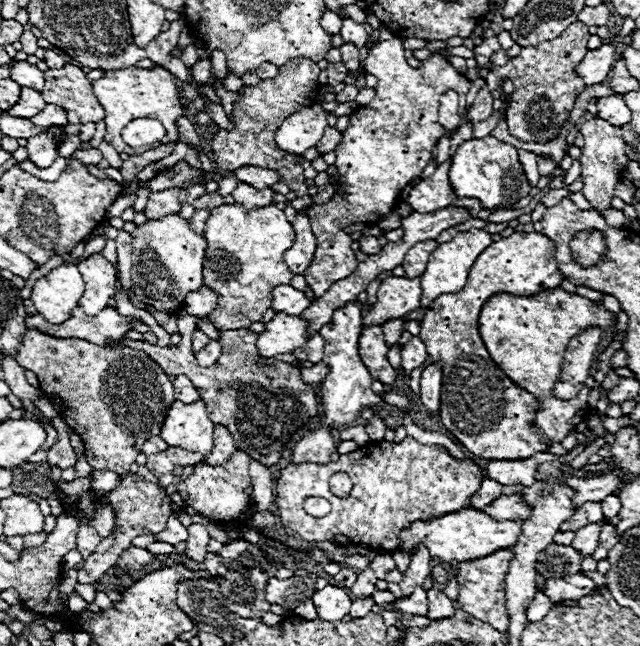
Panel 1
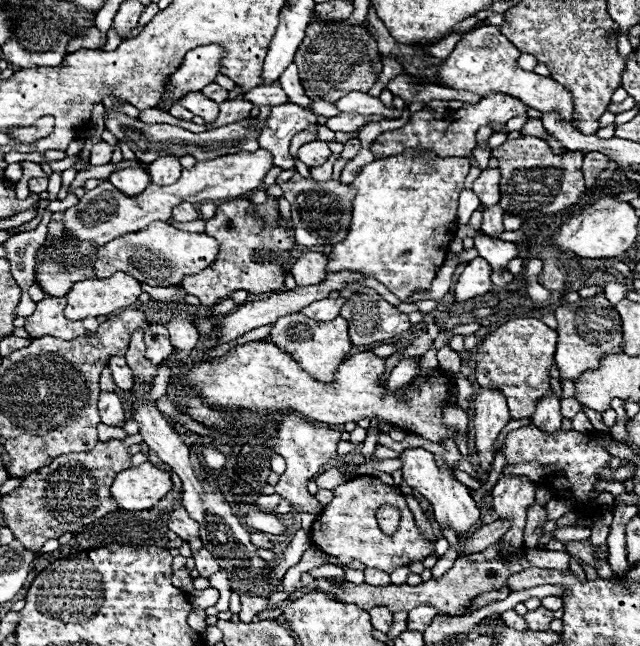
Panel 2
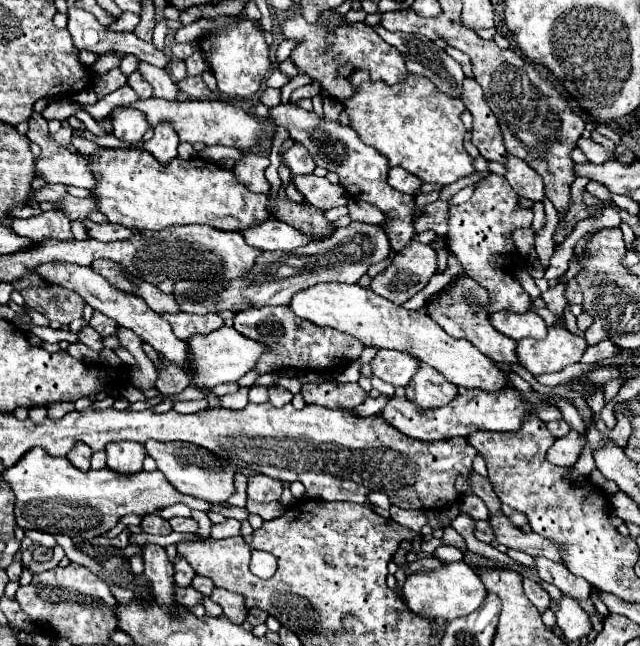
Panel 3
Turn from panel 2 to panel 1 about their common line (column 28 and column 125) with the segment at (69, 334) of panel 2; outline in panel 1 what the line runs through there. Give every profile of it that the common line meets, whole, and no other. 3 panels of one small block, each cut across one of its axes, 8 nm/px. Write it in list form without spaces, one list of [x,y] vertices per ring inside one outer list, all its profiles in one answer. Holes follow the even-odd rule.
[[[114,306],[104,308],[96,316],[84,314],[80,308],[72,312],[70,320],[64,324],[50,324],[40,314],[26,318],[26,328],[38,328],[56,338],[82,338],[98,346],[106,346],[106,340],[122,340],[128,330],[132,330],[128,316],[118,314]]]

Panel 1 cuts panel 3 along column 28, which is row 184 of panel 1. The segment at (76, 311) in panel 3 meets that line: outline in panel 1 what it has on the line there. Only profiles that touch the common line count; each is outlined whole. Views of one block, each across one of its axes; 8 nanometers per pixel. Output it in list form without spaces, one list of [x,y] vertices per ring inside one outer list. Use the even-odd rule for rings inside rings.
[[[296,58],[296,60],[290,60],[288,64],[280,66],[276,78],[260,80],[256,86],[242,86],[238,90],[240,98],[234,102],[234,110],[232,110],[232,118],[230,118],[234,128],[232,130],[220,128],[210,140],[212,158],[218,164],[218,168],[228,170],[228,172],[234,172],[234,168],[240,168],[246,164],[258,164],[260,168],[274,168],[280,174],[280,178],[290,186],[290,190],[296,192],[296,196],[306,196],[308,184],[306,184],[304,168],[298,162],[302,156],[282,152],[276,146],[274,138],[276,138],[278,126],[290,114],[294,114],[300,108],[310,106],[318,100],[318,88],[320,88],[318,74],[320,74],[320,68],[314,60]]]

